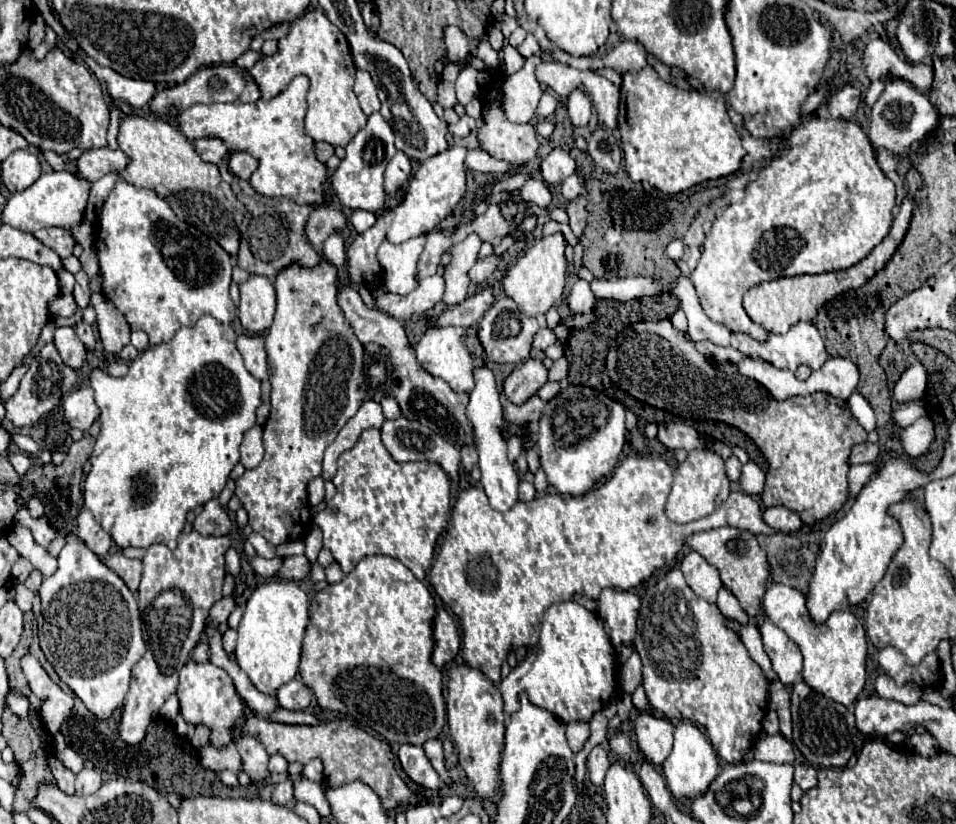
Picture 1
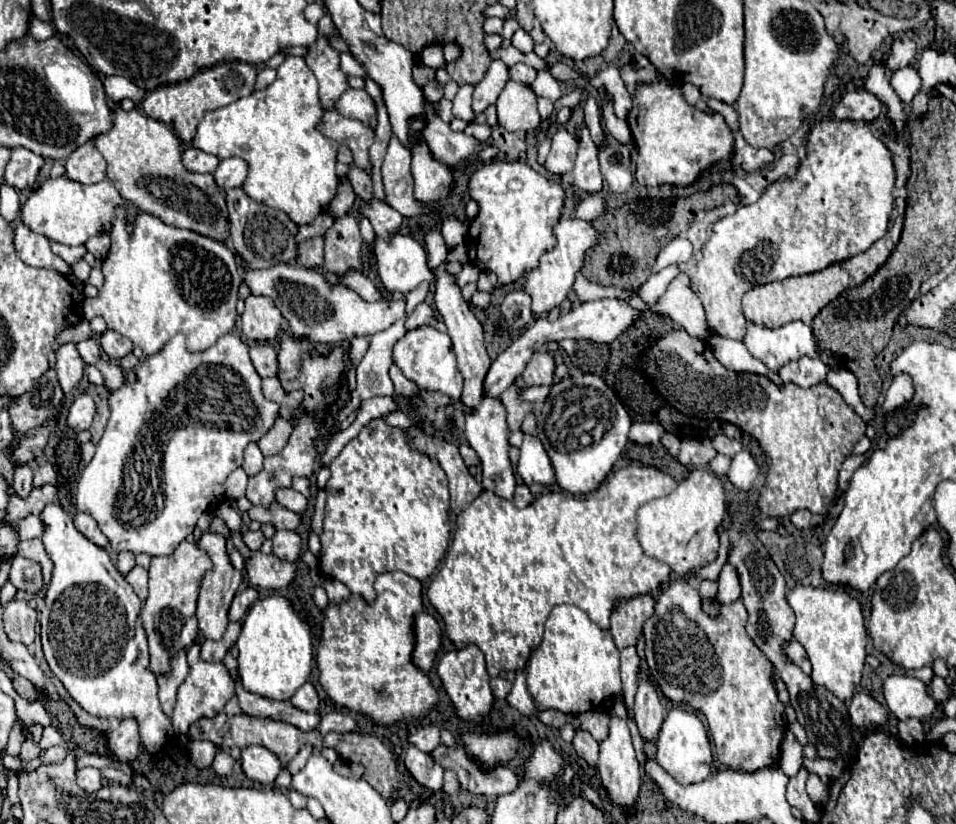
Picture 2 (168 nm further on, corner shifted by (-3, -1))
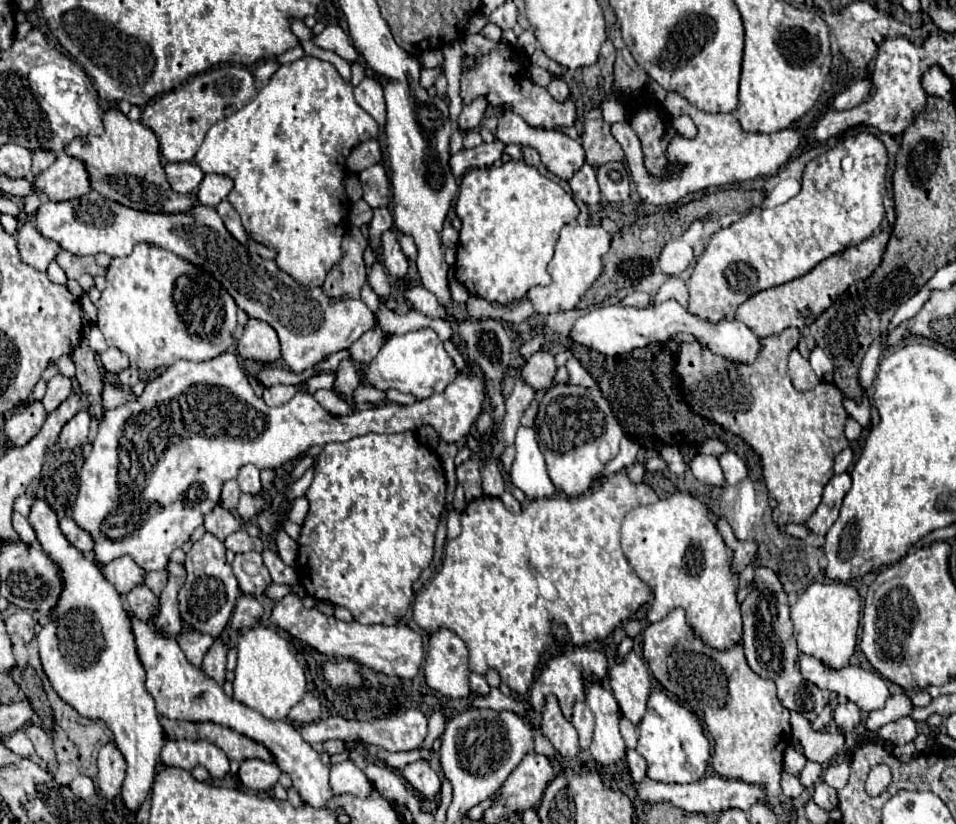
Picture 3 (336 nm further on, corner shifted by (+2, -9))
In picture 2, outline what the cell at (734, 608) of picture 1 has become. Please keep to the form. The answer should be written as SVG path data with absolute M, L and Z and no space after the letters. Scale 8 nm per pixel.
M724 565L720 579L718 579L718 601L720 603L734 603L734 599L740 599L740 581L732 565Z

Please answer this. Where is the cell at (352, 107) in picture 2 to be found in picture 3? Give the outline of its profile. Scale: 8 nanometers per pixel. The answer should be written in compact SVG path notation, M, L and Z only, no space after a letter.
M303 57L281 65L251 103L213 125L193 161L203 173L225 175L233 181L233 191L227 195L227 201L241 215L241 223L251 239L275 249L275 263L281 271L305 287L321 287L325 275L341 261L345 209L349 213L351 207L343 185L345 159L355 143L375 139L377 133L379 125L357 105L353 85L331 63Z

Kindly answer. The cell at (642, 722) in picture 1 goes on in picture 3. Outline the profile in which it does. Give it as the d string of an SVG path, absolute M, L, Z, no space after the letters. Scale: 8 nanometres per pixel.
M629 651L621 661L615 661L609 667L609 685L623 717L633 725L639 725L645 715L647 697L651 691L645 661L635 651Z

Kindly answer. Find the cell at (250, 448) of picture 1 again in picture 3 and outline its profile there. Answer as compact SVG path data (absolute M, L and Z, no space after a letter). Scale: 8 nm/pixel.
M245 465L241 467L239 471L239 477L237 477L237 483L241 487L243 493L249 493L249 495L255 495L261 491L261 479L259 479L259 469L255 465Z

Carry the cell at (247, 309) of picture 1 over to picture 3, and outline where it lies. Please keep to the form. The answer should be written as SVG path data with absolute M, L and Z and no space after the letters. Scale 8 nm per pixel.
M249 319L243 337L237 343L237 353L243 359L251 359L259 363L275 363L281 357L275 329L265 321Z

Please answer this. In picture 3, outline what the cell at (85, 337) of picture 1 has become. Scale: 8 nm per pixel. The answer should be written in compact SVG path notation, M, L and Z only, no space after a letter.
M105 381L105 387L103 387L103 395L101 395L101 403L103 403L103 409L113 409L121 403L127 403L131 401L131 391L125 391L125 389L117 389L117 387L111 387L107 381Z

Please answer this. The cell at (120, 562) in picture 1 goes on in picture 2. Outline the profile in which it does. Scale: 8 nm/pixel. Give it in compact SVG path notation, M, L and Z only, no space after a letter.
M136 565L132 571L128 571L128 573L124 575L124 579L132 585L132 589L136 591L136 595L144 601L146 595L148 595L148 589L146 589L146 585L148 585L148 571L146 571L144 567Z

